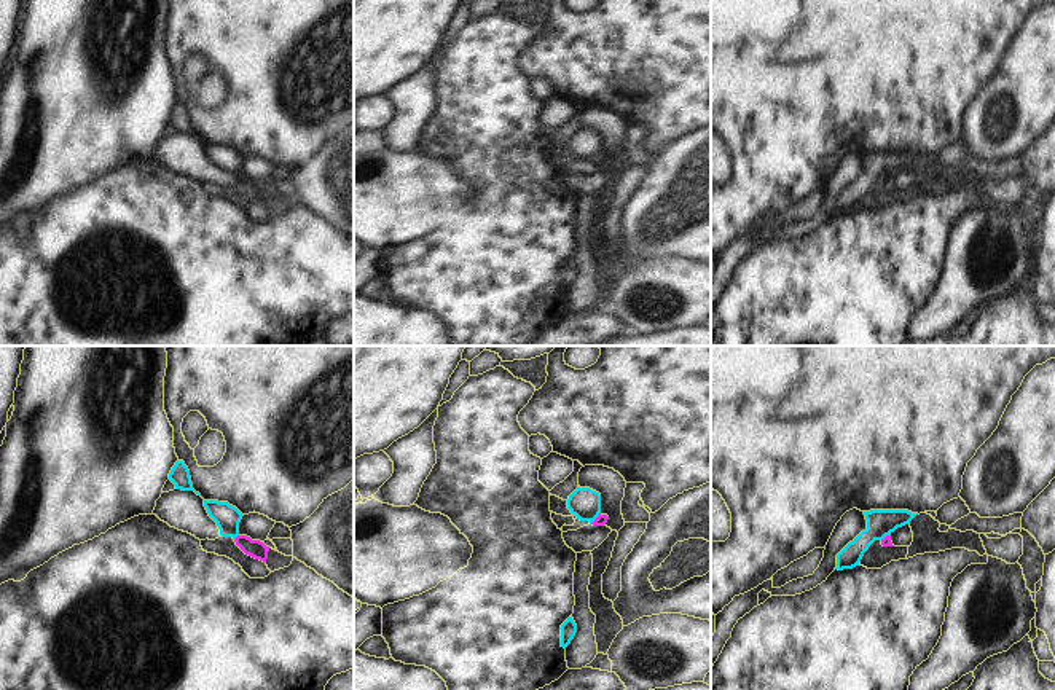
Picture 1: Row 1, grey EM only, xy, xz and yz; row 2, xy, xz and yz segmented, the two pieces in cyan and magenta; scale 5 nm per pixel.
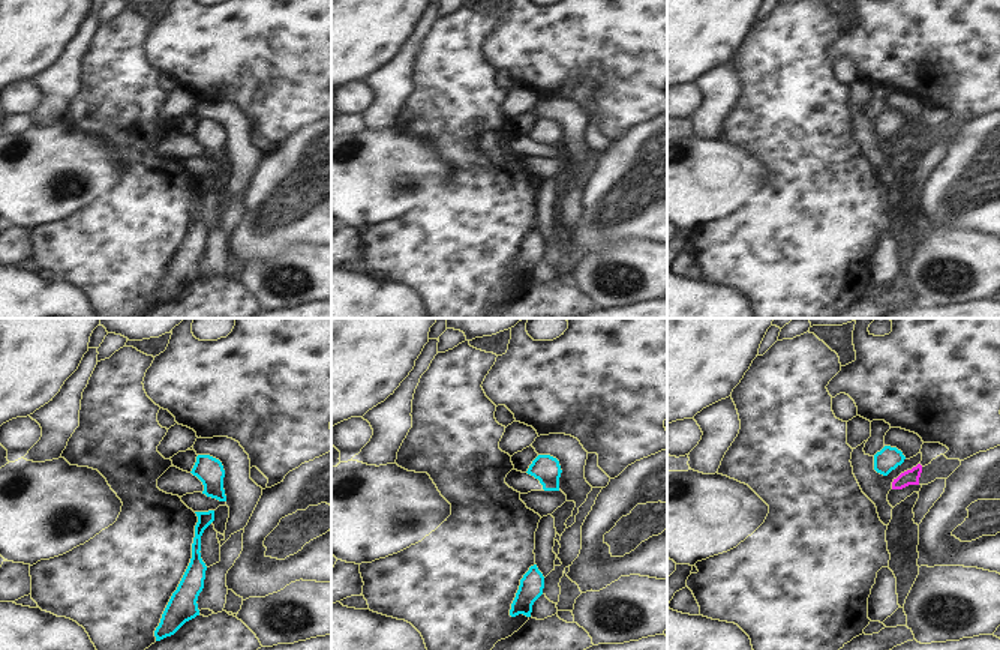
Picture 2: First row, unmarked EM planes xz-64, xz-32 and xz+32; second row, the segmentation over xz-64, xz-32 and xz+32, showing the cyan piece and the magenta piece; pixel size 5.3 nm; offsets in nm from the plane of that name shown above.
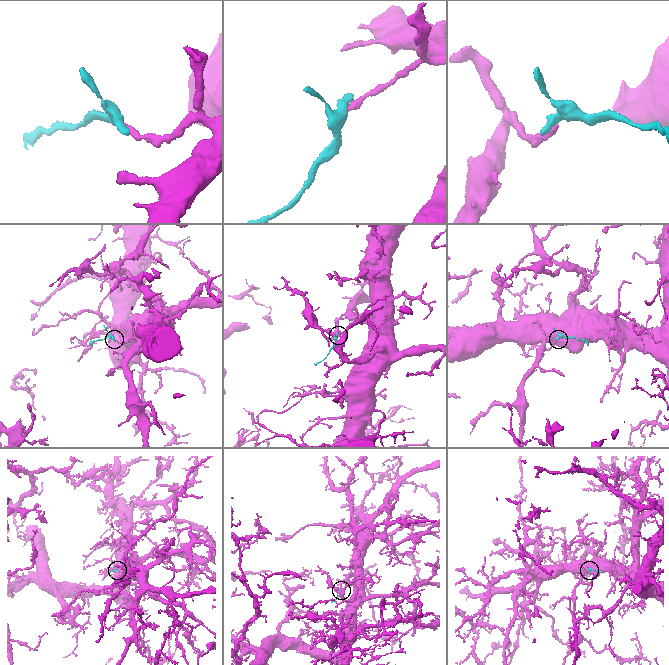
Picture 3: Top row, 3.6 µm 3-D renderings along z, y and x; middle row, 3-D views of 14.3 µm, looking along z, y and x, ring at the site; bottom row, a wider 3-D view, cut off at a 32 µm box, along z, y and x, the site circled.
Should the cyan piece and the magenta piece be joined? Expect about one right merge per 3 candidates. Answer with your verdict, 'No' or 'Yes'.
No.

